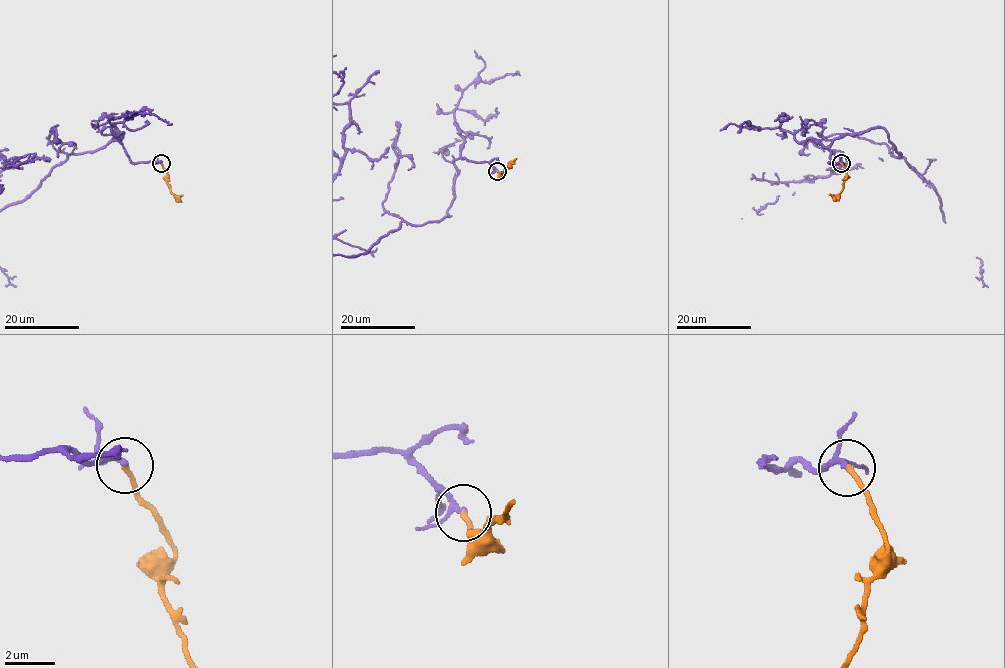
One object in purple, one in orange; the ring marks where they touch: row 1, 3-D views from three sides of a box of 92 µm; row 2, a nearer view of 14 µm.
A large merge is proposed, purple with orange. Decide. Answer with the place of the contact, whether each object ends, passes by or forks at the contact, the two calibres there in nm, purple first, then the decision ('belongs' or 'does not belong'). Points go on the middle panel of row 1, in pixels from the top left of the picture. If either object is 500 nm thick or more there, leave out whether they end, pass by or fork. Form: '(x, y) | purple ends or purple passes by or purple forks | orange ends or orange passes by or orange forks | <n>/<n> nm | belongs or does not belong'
(497, 171) | purple passes by | orange ends | 180/200 nm | belongs

